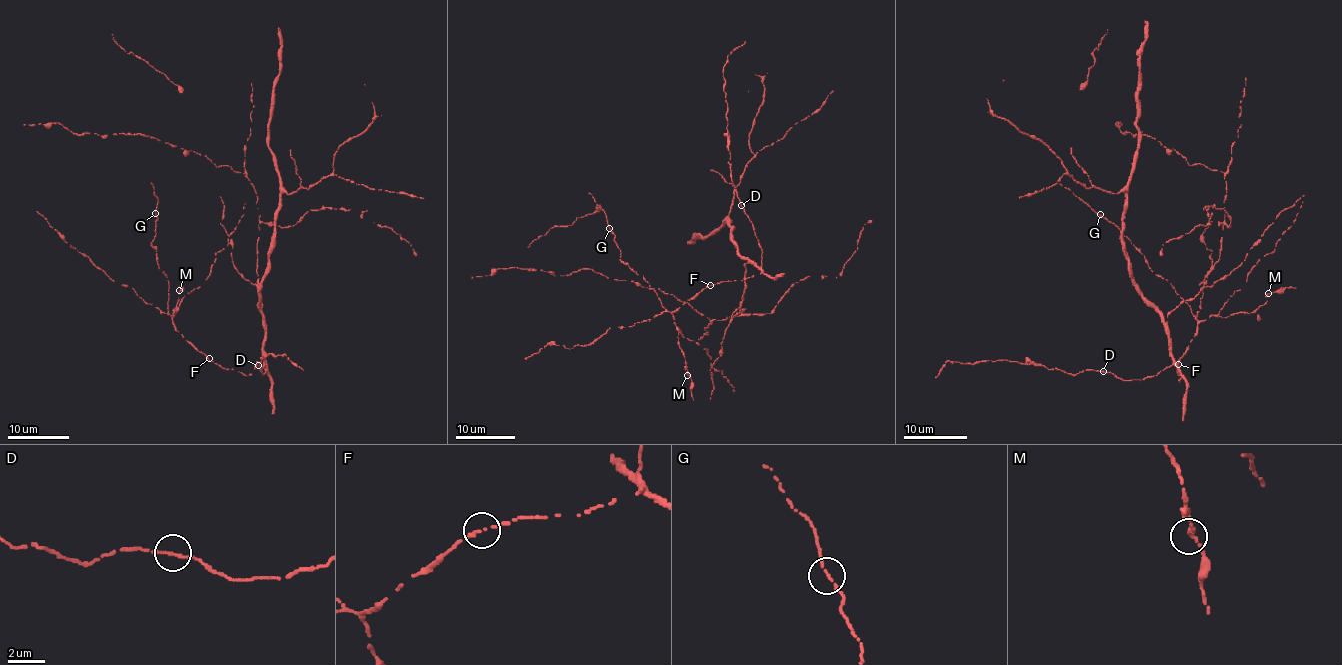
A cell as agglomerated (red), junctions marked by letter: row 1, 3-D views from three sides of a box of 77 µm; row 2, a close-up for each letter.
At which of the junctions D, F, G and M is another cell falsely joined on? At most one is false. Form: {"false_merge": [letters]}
{"false_merge": []}

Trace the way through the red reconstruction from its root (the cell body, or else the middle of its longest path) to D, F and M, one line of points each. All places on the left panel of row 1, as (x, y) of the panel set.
D: (257, 290), (265, 329), (263, 357), (267, 370), (264, 374), (258, 365)
F: (257, 290), (265, 329), (264, 366), (260, 370), (243, 375), (233, 369), (223, 369), (209, 358)
M: (257, 290), (265, 360), (260, 370), (249, 375), (223, 369), (174, 328), (179, 290)

